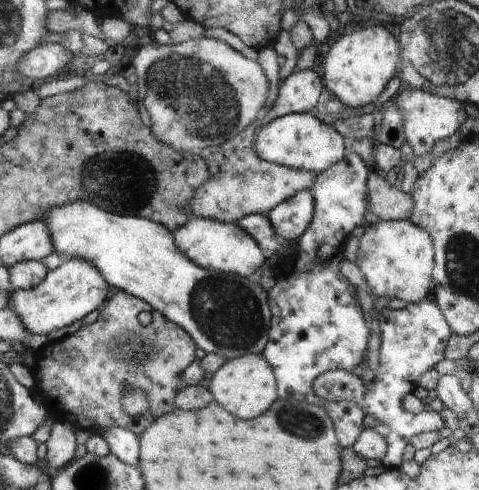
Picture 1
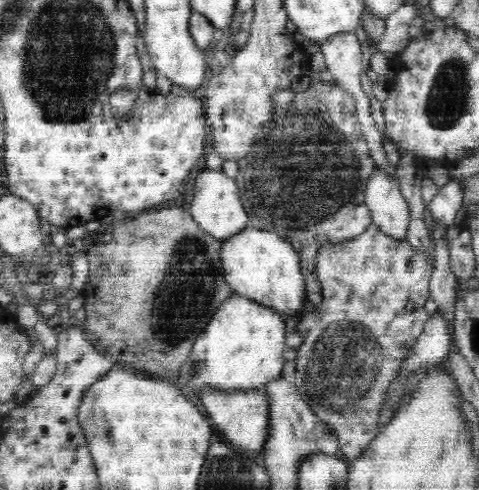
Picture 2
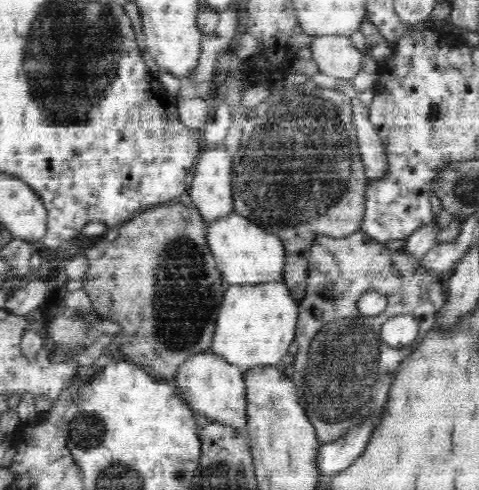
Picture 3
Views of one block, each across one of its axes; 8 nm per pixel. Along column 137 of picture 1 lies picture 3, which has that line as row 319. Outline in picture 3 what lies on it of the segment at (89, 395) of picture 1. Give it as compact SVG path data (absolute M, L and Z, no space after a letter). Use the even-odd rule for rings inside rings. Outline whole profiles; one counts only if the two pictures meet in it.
M356 232L348 238L316 238L310 250L308 294L300 302L300 312L296 322L298 354L292 364L294 374L290 376L290 380L296 384L300 404L304 406L310 422L316 426L322 444L332 444L344 438L348 430L362 424L376 408L386 406L392 390L392 382L396 378L396 370L414 350L394 350L392 346L388 346L380 336L382 324L394 316L404 316L404 314L416 316L420 320L420 334L416 338L416 348L418 348L436 324L436 308L432 300L428 300L428 288L434 282L438 282L436 274L430 274L428 268L424 268L424 262L416 260L414 254L406 252L404 248L388 250L384 242L370 238L366 232ZM368 292L380 292L388 298L386 310L380 312L378 316L362 316L356 306L356 302ZM314 310L318 310L322 316L314 318Z

